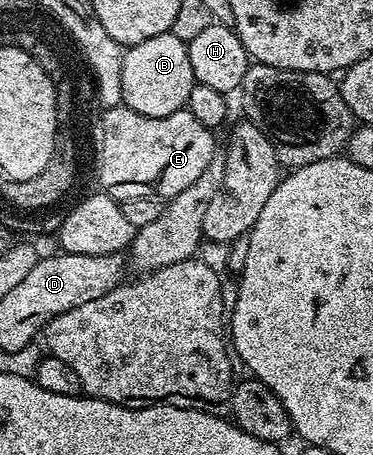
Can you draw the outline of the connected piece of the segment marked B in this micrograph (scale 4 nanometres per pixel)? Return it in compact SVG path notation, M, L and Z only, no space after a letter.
M167 33L160 37L148 37L148 41L140 41L140 45L125 48L120 85L122 103L144 117L168 117L183 110L188 93L192 93L195 85L187 43Z

